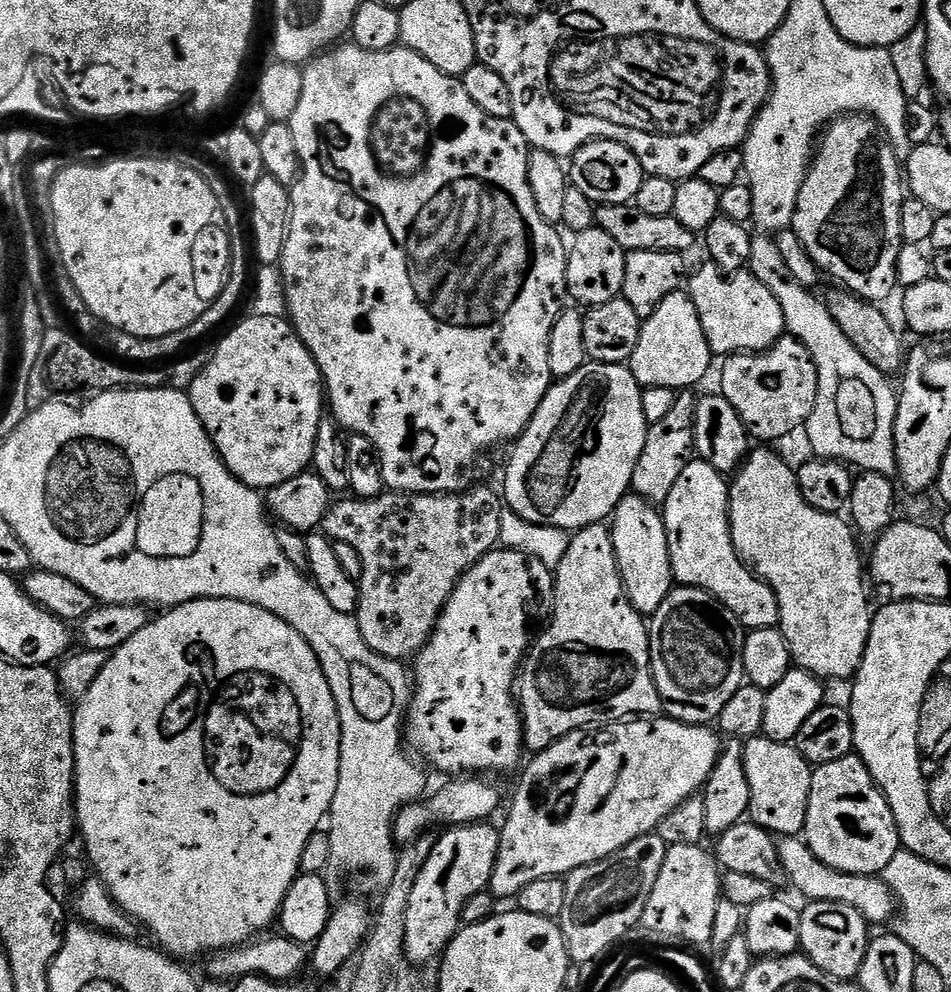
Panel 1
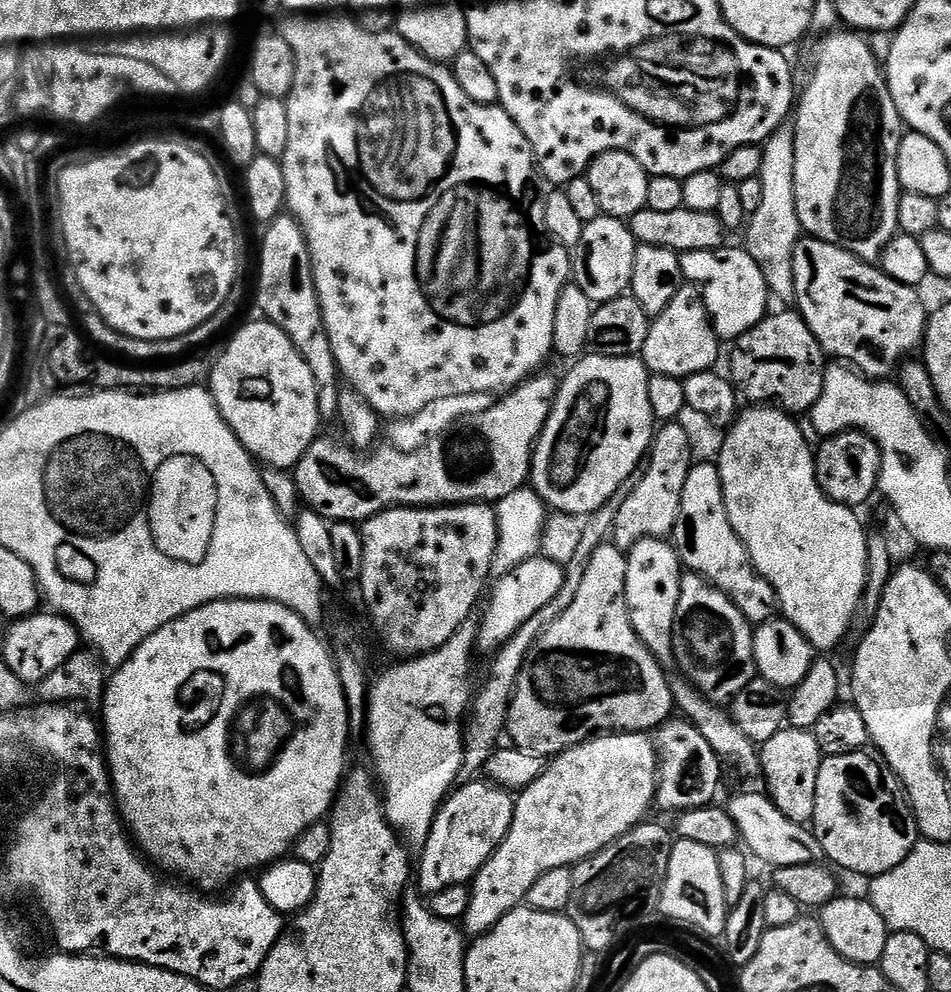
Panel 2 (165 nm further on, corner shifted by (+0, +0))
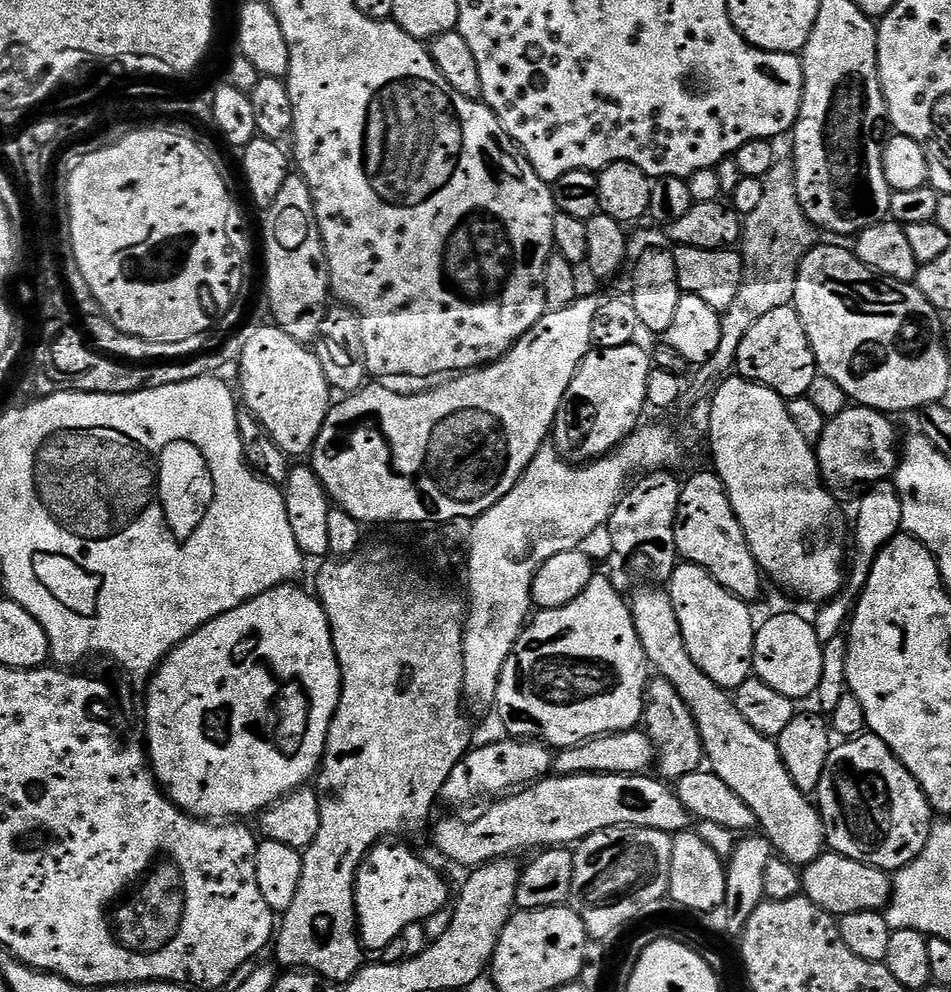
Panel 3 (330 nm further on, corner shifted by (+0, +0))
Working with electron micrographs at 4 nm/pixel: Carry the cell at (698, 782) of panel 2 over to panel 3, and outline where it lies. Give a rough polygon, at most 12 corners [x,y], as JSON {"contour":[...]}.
{"contour":[[649,679],[642,724],[655,767],[701,771],[700,731],[670,682]]}

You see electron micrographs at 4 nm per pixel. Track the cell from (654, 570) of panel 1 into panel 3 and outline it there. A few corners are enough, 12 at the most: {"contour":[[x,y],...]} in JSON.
{"contour":[[663,587],[630,600],[642,650],[700,731],[711,771],[783,859],[826,848],[777,741],[690,658]]}

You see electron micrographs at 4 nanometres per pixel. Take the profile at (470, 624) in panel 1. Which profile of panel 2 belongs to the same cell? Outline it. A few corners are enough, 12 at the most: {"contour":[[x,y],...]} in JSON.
{"contour":[[537,554],[499,577],[483,605],[479,651],[496,649],[566,583]]}

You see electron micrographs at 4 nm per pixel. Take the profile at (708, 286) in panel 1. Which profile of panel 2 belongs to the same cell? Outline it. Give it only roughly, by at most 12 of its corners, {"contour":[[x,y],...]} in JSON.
{"contour":[[743,247],[685,252],[721,341],[769,315],[770,293]]}

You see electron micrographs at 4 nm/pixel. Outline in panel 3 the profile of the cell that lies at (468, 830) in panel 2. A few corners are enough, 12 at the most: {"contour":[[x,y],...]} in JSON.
{"contour":[[503,738],[473,747],[442,796],[468,804],[547,777],[545,745]]}

